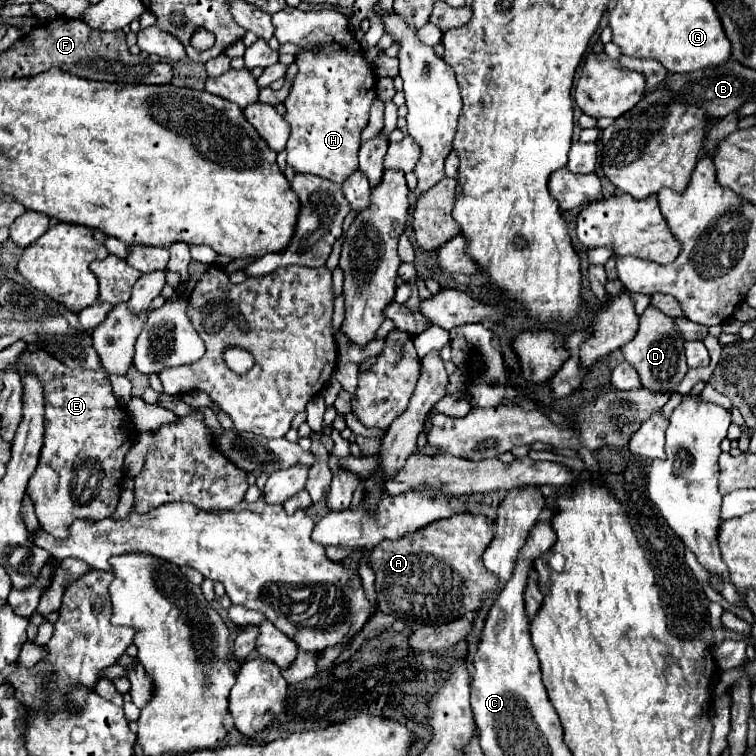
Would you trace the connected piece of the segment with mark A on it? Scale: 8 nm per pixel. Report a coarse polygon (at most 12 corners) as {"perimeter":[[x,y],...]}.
{"perimeter":[[457,513],[367,555],[379,611],[441,625],[497,581],[485,515]]}

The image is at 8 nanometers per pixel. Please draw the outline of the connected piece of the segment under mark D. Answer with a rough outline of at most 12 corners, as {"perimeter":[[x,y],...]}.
{"perimeter":[[655,307],[621,351],[641,387],[671,393],[689,369],[681,333]]}

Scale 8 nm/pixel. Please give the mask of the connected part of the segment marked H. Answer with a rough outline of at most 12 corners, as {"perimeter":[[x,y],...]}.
{"perimeter":[[273,15],[295,55],[287,165],[343,183],[377,97],[349,15]]}

